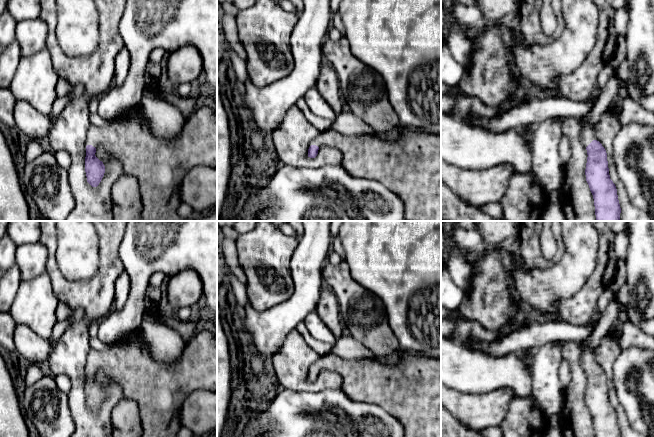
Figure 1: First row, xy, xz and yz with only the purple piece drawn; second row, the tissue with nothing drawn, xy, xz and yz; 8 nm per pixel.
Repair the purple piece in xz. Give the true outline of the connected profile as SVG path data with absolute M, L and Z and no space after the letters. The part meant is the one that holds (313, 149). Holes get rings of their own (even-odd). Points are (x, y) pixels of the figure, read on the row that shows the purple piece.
M333 129L321 132L311 142L308 157L315 158L320 148L338 149L343 157L341 166L353 177L376 180L394 192L403 202L405 221L441 221L441 134L403 129L395 140L381 138L376 132L346 136Z

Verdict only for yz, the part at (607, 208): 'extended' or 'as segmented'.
extended

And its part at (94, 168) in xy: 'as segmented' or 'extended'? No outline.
extended

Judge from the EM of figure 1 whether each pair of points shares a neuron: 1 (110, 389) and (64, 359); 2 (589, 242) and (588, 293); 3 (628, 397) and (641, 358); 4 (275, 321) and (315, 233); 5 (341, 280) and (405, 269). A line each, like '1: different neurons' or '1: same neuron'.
1: same neuron
2: different neurons
3: same neuron
4: same neuron
5: different neurons

